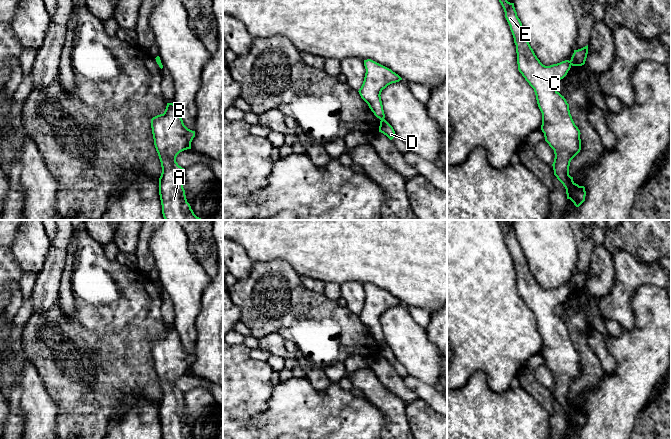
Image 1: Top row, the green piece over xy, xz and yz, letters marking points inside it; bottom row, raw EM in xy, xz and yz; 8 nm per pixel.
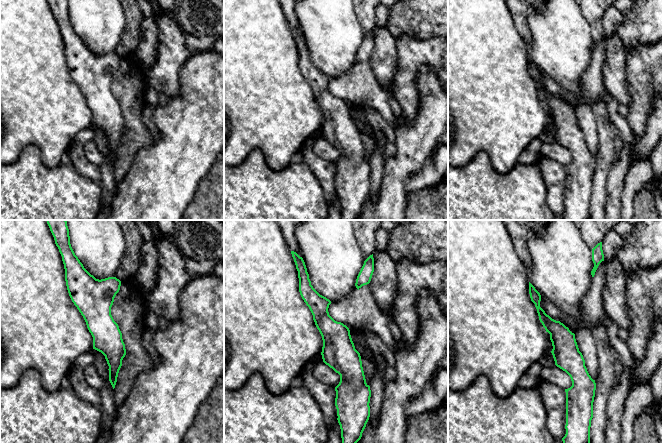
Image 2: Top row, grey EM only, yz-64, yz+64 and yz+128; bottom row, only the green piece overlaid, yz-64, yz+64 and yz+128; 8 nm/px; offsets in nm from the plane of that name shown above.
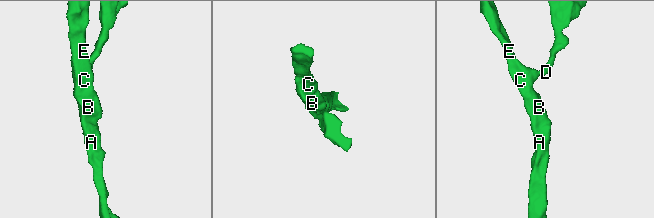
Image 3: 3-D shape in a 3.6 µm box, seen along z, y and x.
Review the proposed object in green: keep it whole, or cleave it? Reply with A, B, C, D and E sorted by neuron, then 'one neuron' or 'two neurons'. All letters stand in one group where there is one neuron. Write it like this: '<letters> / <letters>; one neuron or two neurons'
A B C E / D; two neurons

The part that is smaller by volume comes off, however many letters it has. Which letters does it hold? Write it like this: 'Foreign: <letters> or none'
Foreign: A, B, C, E

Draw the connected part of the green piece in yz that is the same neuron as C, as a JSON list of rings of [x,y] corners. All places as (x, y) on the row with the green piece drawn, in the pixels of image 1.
[[[507,0],[499,2],[504,9],[516,45],[518,70],[534,89],[542,113],[541,130],[545,141],[554,150],[554,175],[565,187],[567,199],[579,207],[585,201],[586,191],[584,186],[579,186],[573,181],[573,177],[569,175],[569,166],[581,150],[581,133],[572,119],[569,104],[555,88],[555,84],[570,70],[571,61],[543,65],[528,42],[514,3]]]

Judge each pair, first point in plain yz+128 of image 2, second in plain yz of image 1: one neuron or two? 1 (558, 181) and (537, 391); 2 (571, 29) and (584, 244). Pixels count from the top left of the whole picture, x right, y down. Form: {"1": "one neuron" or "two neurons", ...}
{"1": "one neuron", "2": "two neurons"}

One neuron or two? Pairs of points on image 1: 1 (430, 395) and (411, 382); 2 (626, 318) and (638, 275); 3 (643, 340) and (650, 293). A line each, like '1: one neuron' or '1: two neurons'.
1: one neuron
2: one neuron
3: one neuron

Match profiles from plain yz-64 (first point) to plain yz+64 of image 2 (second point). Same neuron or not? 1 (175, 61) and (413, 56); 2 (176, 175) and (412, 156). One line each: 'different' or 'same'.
1: same
2: same

